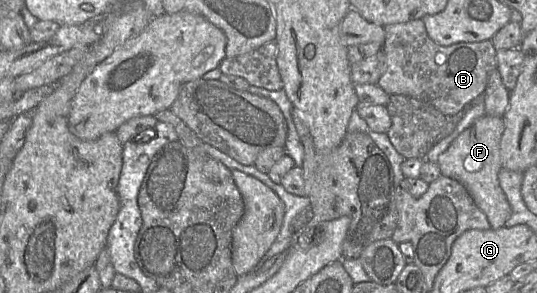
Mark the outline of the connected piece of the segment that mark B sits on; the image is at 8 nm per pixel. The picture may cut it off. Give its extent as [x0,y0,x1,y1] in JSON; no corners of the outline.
[377,19,497,117]

